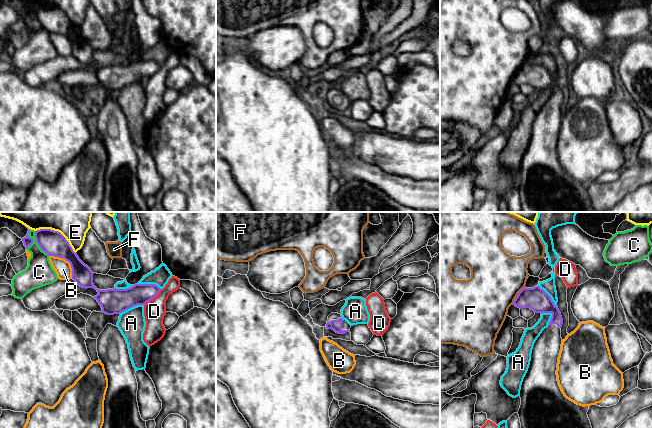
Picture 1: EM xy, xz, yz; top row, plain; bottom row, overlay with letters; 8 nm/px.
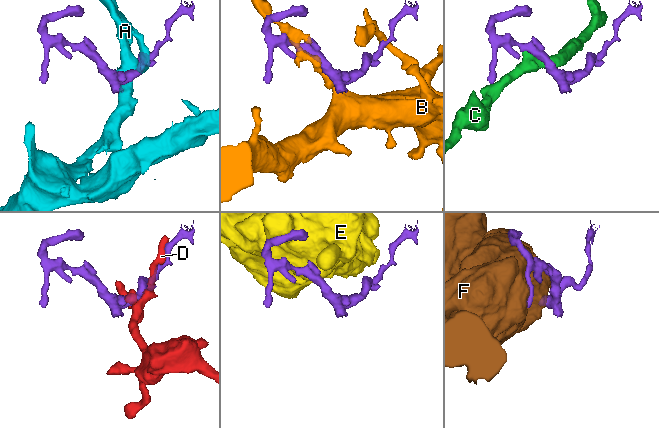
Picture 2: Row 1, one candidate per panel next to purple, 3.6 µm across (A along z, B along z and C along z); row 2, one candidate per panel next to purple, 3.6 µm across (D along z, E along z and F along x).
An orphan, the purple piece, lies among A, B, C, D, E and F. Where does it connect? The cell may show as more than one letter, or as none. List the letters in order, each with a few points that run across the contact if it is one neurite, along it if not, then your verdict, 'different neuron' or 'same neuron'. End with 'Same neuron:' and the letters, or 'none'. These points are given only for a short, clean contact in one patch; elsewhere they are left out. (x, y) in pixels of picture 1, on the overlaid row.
A: different neuron
B: different neuron
C: different neuron
D: different neuron
E: different neuron
F: different neuron
Same neuron: none

